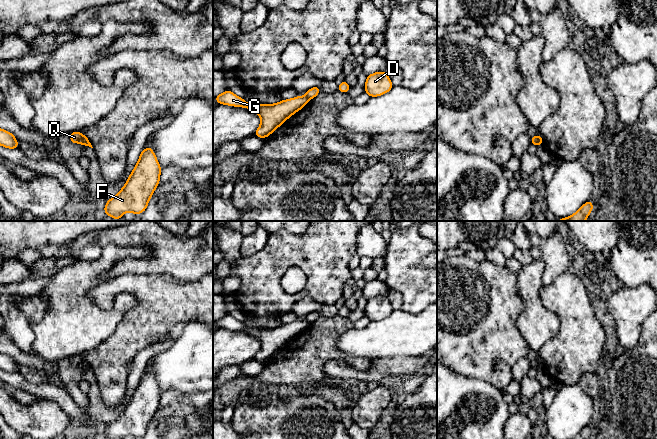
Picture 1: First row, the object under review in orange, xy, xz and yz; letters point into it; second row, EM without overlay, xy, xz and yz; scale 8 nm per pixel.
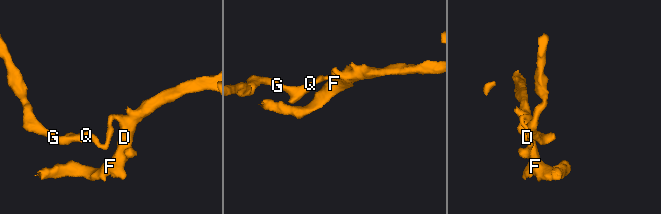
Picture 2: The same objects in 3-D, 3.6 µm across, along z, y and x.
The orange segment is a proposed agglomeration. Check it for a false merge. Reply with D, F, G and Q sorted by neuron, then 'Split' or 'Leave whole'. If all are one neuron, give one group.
Groups: D F / G Q. Split

